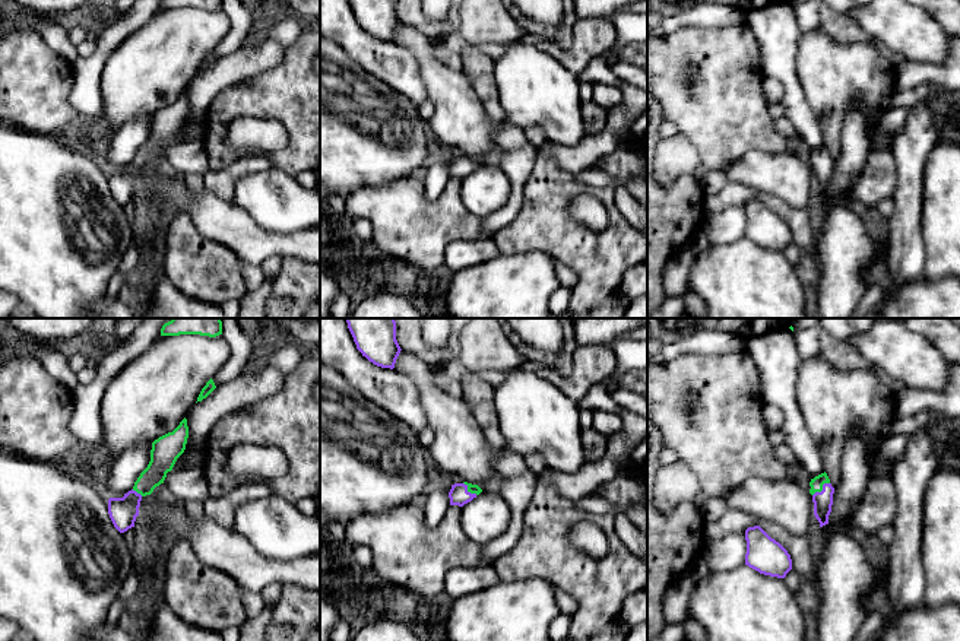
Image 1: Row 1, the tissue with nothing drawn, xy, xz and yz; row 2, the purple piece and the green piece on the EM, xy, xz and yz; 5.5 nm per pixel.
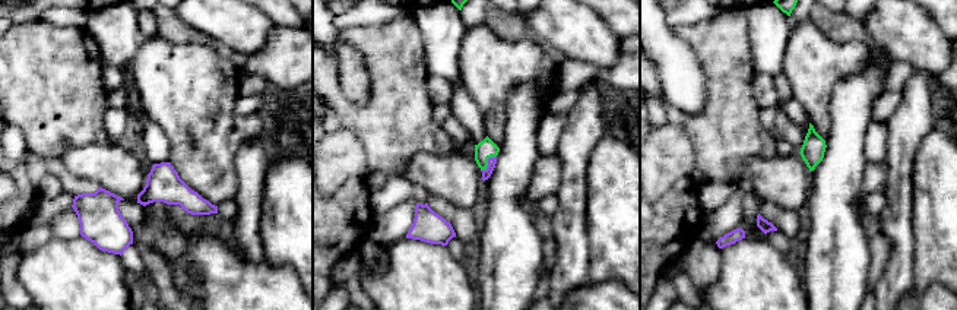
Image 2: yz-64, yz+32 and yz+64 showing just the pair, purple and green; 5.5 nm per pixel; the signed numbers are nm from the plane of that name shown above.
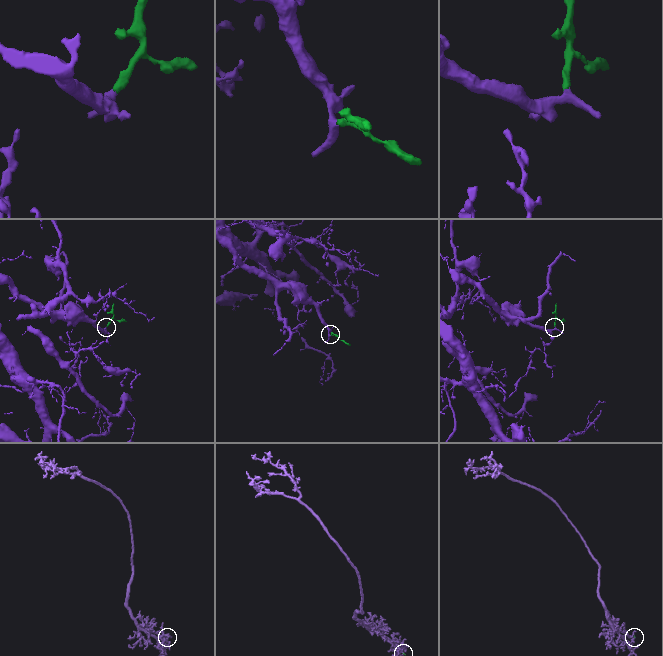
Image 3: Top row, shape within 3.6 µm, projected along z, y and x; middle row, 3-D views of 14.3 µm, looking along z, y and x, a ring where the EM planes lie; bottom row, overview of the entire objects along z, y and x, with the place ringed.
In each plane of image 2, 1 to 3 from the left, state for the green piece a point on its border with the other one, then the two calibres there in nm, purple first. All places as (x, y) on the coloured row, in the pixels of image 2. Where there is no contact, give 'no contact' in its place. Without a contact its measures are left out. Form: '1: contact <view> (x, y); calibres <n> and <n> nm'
1: no contact
2: contact yz+32 (488, 163); calibres 50 and 100 nm
3: no contact

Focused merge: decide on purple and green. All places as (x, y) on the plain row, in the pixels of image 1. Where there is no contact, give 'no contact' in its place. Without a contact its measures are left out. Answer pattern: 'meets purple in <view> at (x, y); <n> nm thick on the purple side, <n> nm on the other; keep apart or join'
meets purple in yz at (823, 162); 110 nm thick on the purple side, 70 nm on the other; join

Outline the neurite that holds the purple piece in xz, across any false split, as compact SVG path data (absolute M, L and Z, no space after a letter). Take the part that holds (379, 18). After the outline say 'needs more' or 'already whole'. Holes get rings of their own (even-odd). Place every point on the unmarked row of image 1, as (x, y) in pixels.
M348 0L357 22L370 35L381 41L395 41L400 26L396 0Z; already whole

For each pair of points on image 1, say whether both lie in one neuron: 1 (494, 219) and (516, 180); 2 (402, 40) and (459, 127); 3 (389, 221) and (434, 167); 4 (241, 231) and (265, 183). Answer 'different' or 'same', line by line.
1: same
2: same
3: different
4: different

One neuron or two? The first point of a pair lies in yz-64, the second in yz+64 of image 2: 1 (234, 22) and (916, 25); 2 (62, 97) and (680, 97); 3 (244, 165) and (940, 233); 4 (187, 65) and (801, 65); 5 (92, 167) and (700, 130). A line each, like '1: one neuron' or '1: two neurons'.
1: one neuron
2: two neurons
3: two neurons
4: one neuron
5: two neurons

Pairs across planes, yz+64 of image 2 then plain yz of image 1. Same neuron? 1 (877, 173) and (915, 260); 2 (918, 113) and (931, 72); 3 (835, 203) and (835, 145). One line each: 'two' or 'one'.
1: two
2: two
3: two

